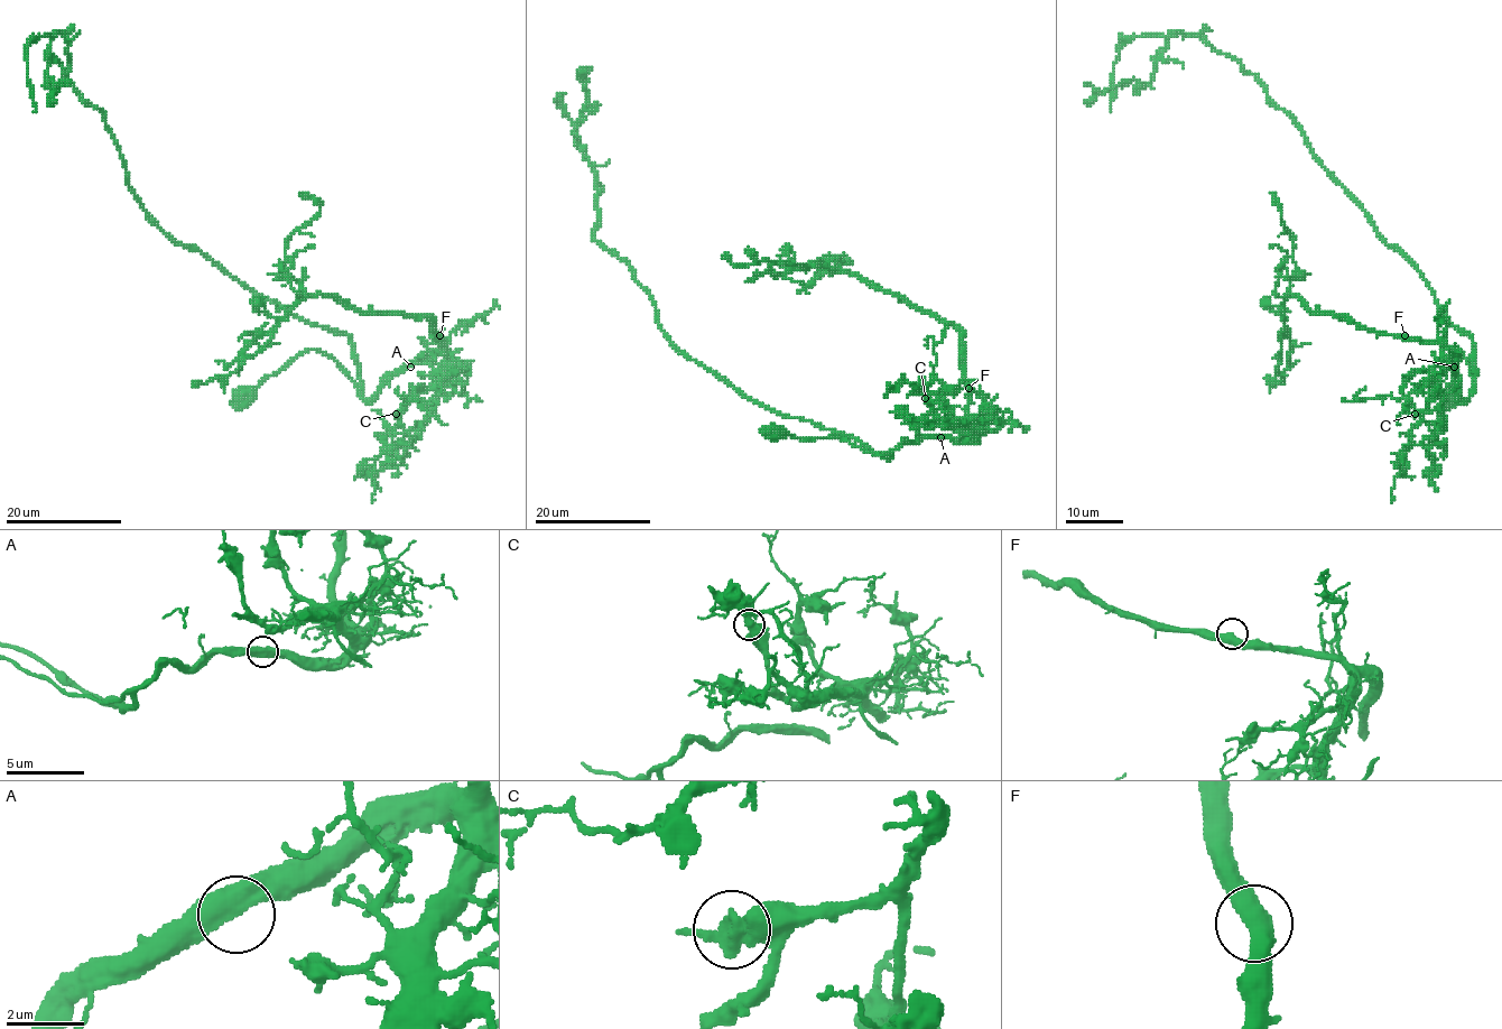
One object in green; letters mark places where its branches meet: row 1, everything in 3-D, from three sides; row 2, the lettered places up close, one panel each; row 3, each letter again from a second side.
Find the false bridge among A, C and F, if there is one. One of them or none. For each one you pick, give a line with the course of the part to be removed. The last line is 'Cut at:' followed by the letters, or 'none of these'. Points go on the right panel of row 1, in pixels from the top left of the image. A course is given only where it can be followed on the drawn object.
Cut at: none of these

